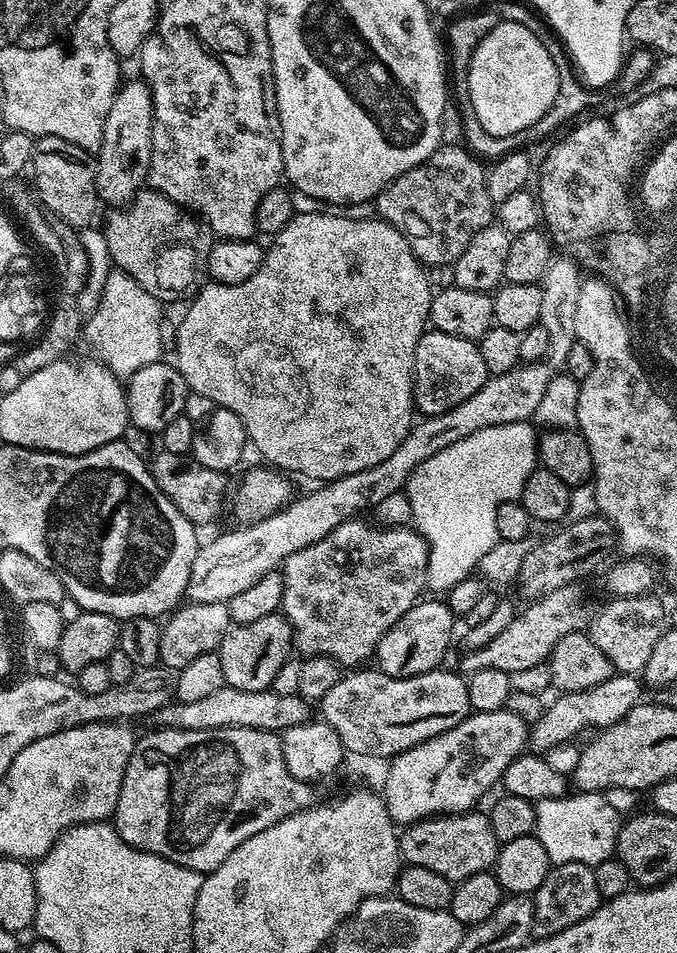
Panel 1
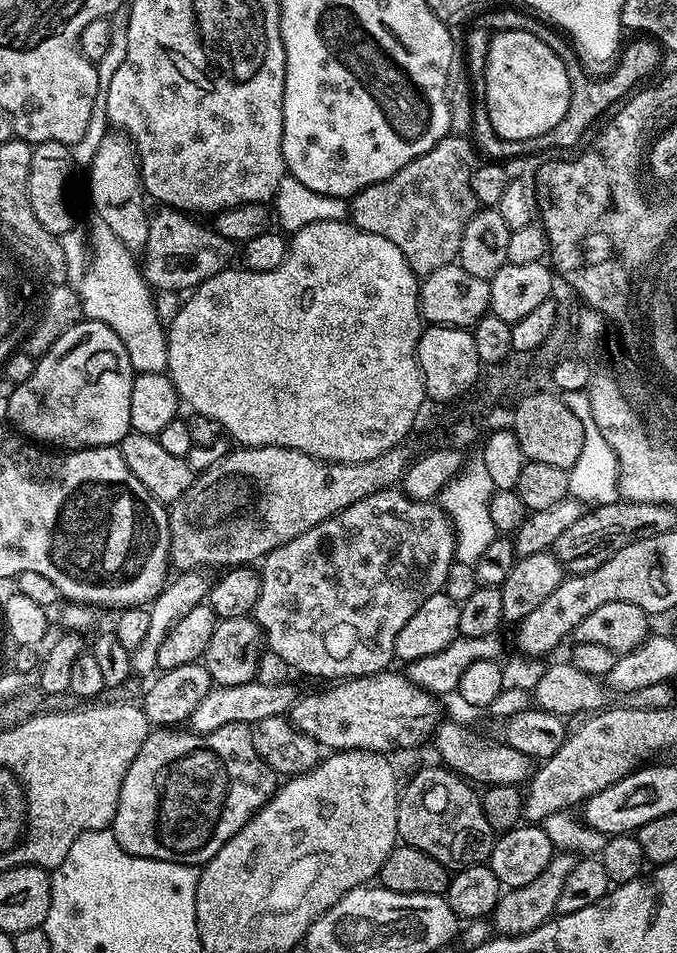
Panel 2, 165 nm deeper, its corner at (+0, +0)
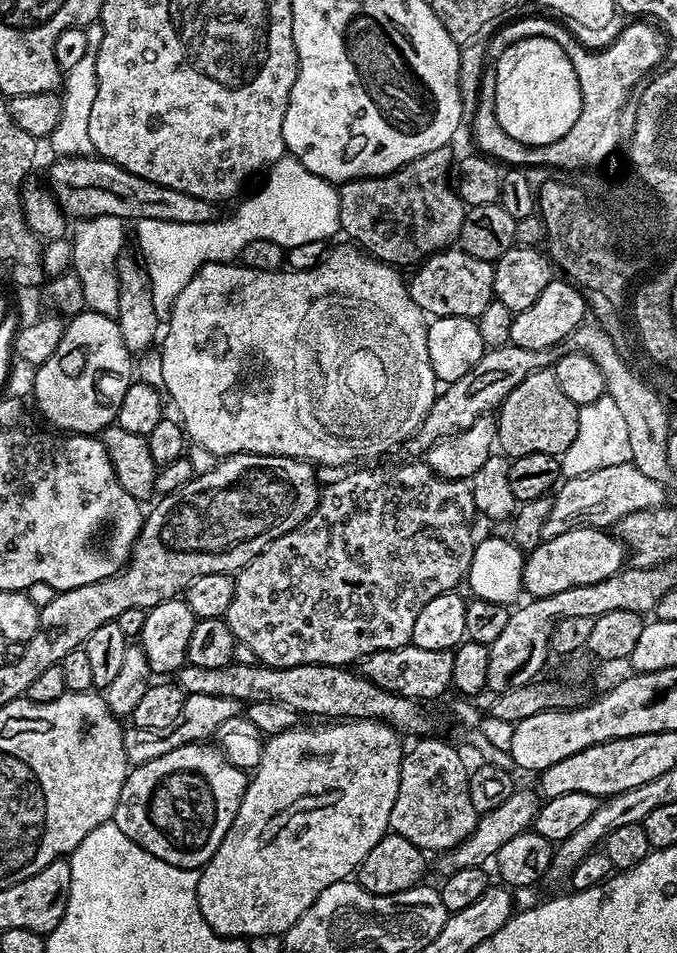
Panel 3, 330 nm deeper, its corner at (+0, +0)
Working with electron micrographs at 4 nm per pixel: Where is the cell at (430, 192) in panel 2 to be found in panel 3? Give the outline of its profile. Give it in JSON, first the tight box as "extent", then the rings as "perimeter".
{"extent":[339,147,466,265],"perimeter":[[[451,147],[430,150],[430,154],[420,156],[398,170],[384,176],[364,176],[360,180],[346,180],[339,185],[340,194],[340,232],[348,235],[353,245],[359,246],[369,256],[385,264],[419,265],[433,256],[453,247],[460,239],[466,205],[460,201],[460,195],[450,183],[450,173],[454,168]]]}

